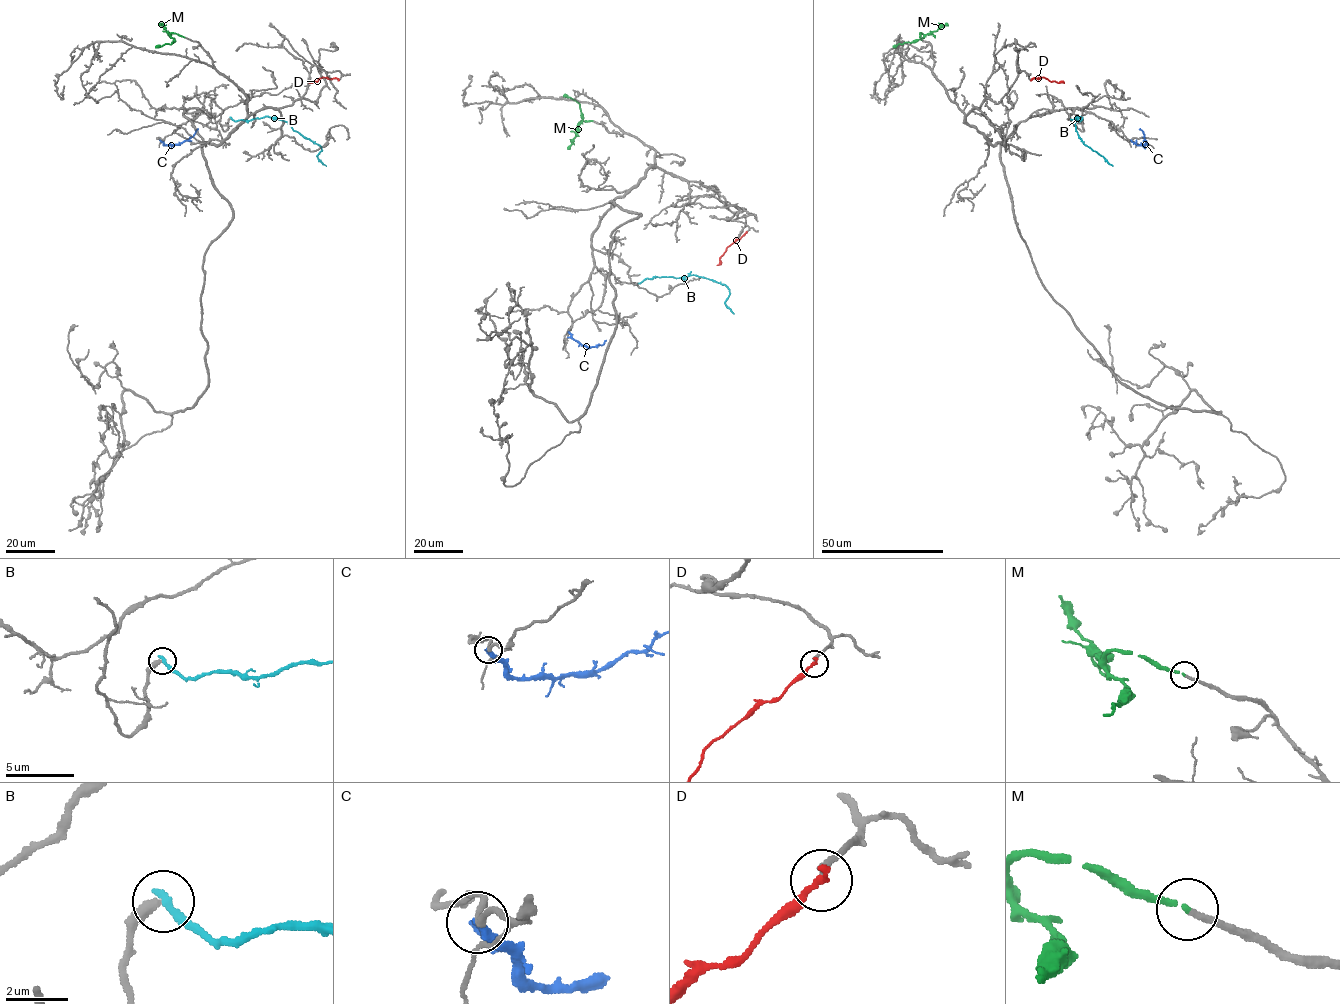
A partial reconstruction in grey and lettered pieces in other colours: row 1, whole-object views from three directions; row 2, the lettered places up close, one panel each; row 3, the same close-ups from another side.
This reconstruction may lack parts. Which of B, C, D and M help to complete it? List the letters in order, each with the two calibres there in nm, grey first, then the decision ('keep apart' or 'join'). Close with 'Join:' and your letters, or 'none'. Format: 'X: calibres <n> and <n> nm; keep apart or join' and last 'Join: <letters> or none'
B: calibres 360 and 280 nm; keep apart
C: calibres 180 and 320 nm; keep apart
D: calibres 220 and 240 nm; join
M: calibres 260 and 170 nm; join
Join: D, M

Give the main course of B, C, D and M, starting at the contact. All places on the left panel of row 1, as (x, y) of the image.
B: (231, 118), (247, 121), (269, 116), (287, 121), (294, 130), (321, 147), (317, 156), (326, 165)
C: (160, 140), (164, 145), (182, 143), (198, 128)
D: (338, 79), (320, 78), (309, 83)
M: (184, 37), (172, 33), (173, 42), (155, 47)

